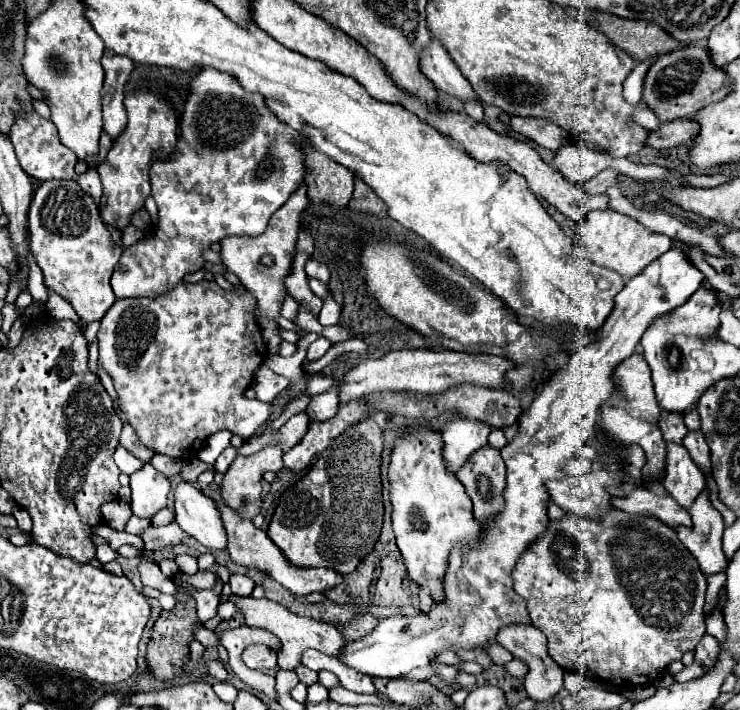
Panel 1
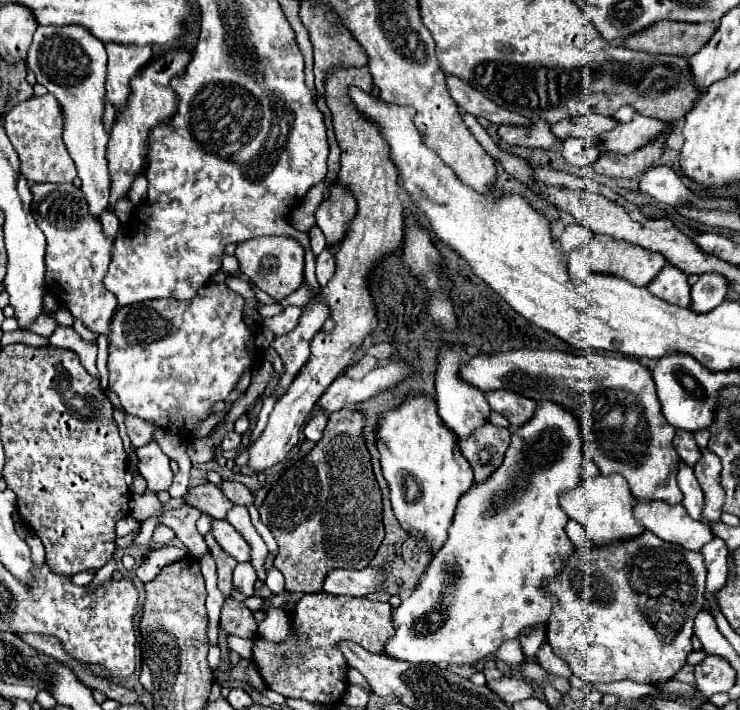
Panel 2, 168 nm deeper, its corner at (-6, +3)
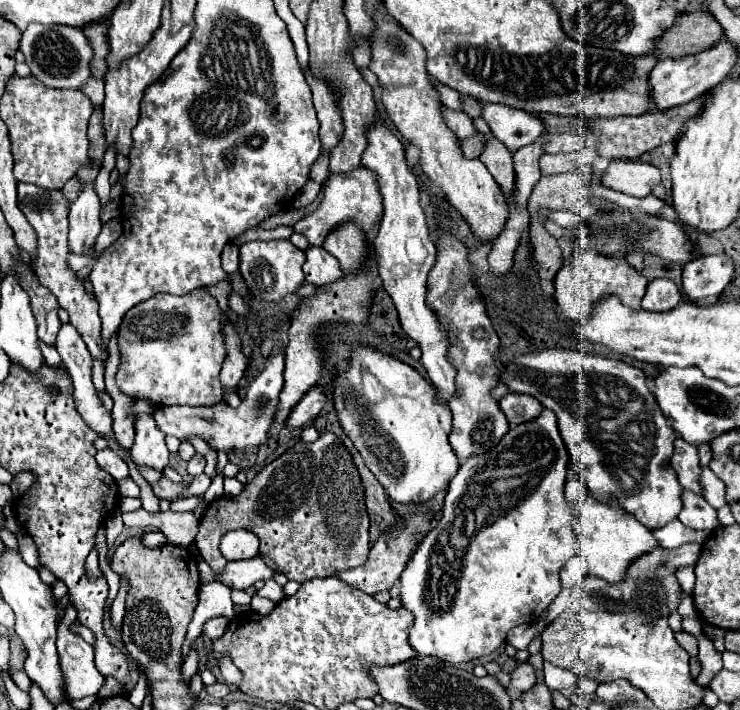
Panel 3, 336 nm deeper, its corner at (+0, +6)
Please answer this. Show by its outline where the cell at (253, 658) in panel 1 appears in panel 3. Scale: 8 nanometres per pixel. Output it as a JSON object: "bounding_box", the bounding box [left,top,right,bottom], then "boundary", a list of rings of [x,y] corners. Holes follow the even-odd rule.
{"bounding_box":[204,617,228,639],"boundary":[[[214,617],[214,619],[204,623],[204,635],[210,637],[210,639],[218,639],[220,635],[224,635],[226,625],[228,625],[226,617]]]}

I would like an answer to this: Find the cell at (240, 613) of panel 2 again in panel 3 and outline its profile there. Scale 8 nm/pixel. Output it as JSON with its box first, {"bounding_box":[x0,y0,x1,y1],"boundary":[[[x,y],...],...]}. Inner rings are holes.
{"bounding_box":[194,433,370,583],"boundary":[[[322,433],[314,443],[302,443],[302,441],[298,441],[298,443],[296,443],[294,447],[290,447],[284,455],[280,455],[280,457],[274,459],[270,465],[266,465],[252,481],[248,481],[248,483],[244,485],[244,489],[242,489],[240,495],[236,495],[236,497],[226,497],[226,495],[224,495],[224,497],[216,497],[216,499],[208,505],[206,513],[204,513],[202,519],[200,519],[200,531],[198,531],[196,539],[194,539],[194,543],[196,543],[196,547],[198,547],[202,559],[208,563],[214,571],[222,571],[222,569],[224,569],[224,563],[226,563],[224,555],[222,555],[220,549],[218,549],[222,535],[224,535],[226,531],[236,529],[249,530],[259,538],[260,556],[267,565],[270,565],[270,568],[276,572],[284,573],[288,579],[294,579],[294,581],[298,581],[298,583],[304,583],[304,581],[314,579],[314,577],[328,577],[328,575],[336,575],[336,573],[340,573],[340,571],[348,571],[348,569],[352,569],[352,567],[364,565],[366,559],[368,559],[368,551],[370,551],[368,523],[370,523],[370,519],[368,519],[366,505],[364,505],[364,487],[362,487],[360,475],[358,475],[358,471],[356,471],[356,467],[354,467],[354,463],[352,463],[350,453],[346,451],[346,447],[340,443],[340,439],[338,439],[334,433]]]}

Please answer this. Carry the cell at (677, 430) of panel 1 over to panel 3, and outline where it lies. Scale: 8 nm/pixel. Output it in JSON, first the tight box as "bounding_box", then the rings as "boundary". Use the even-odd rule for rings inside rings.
{"bounding_box":[672,437,702,495],"boundary":[[[680,437],[674,443],[672,467],[674,467],[674,471],[678,475],[678,481],[680,481],[680,485],[684,489],[702,495],[702,487],[700,487],[700,471],[702,471],[702,467],[698,463],[698,451],[690,443],[684,443]]]}

